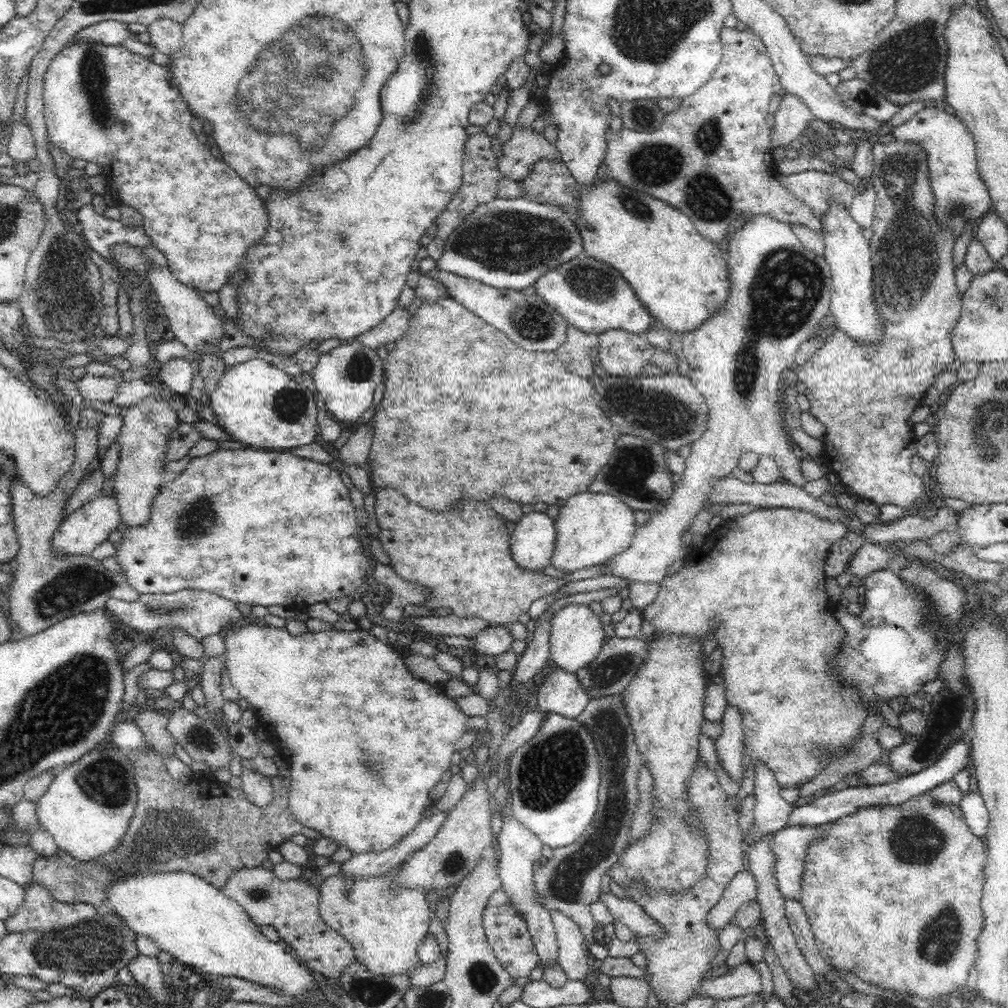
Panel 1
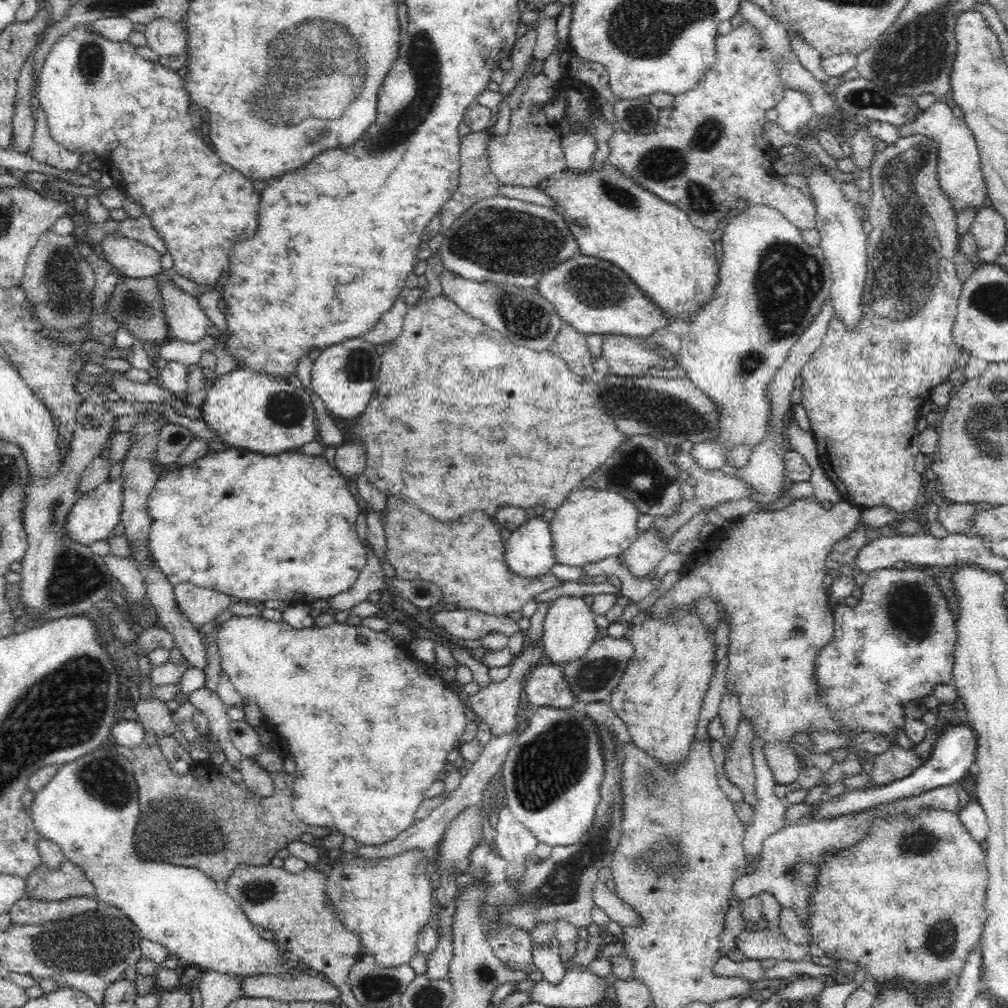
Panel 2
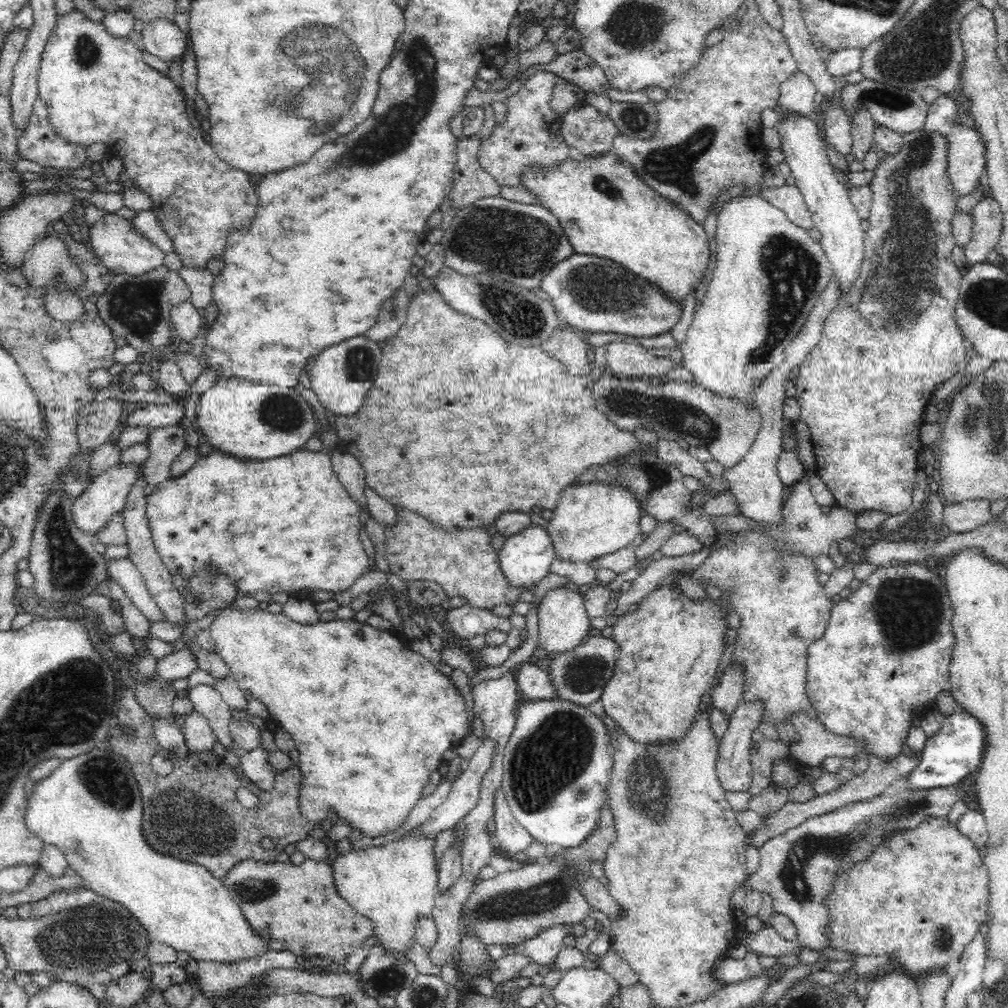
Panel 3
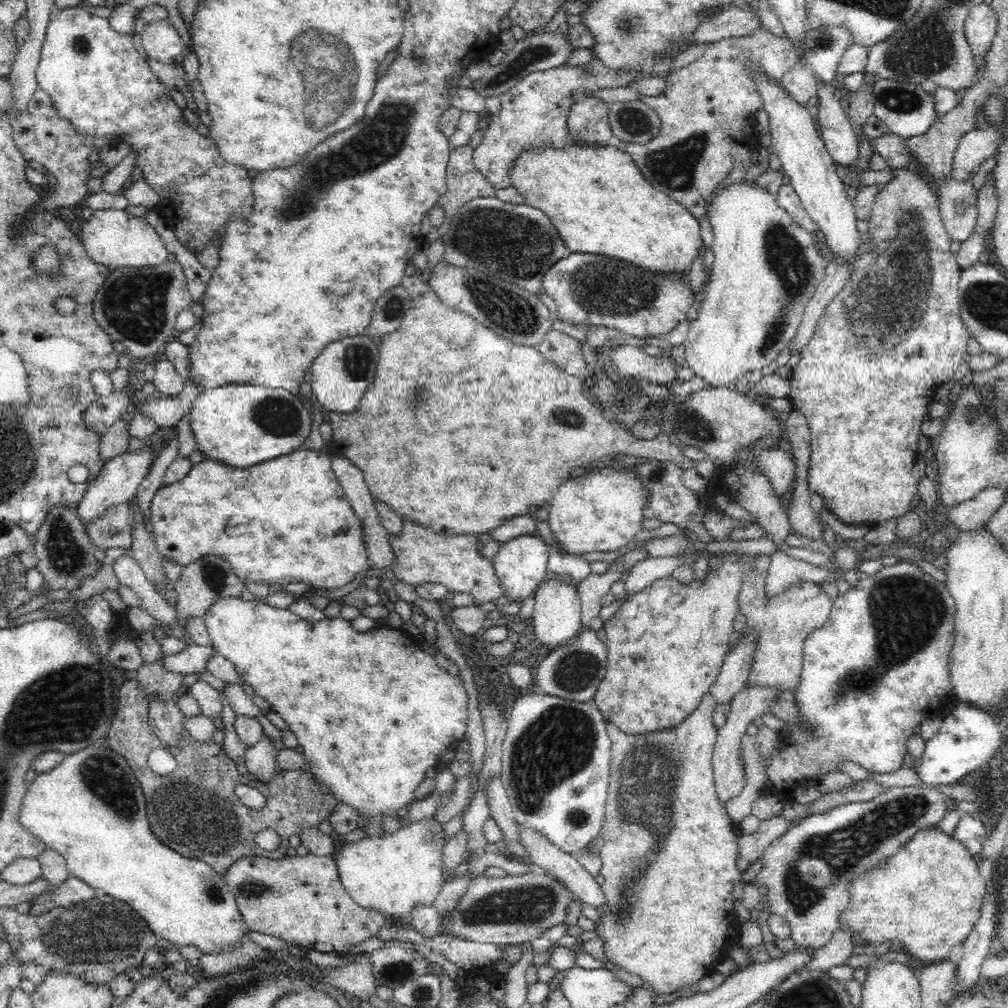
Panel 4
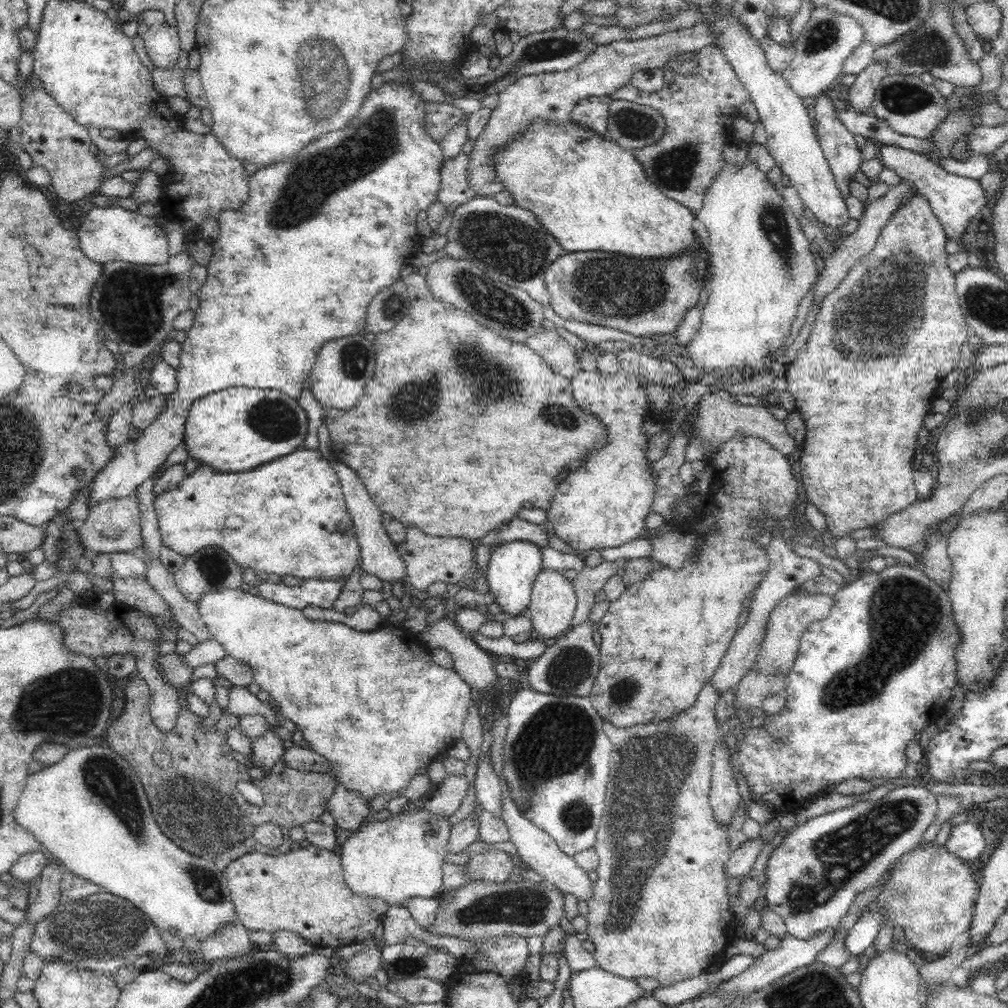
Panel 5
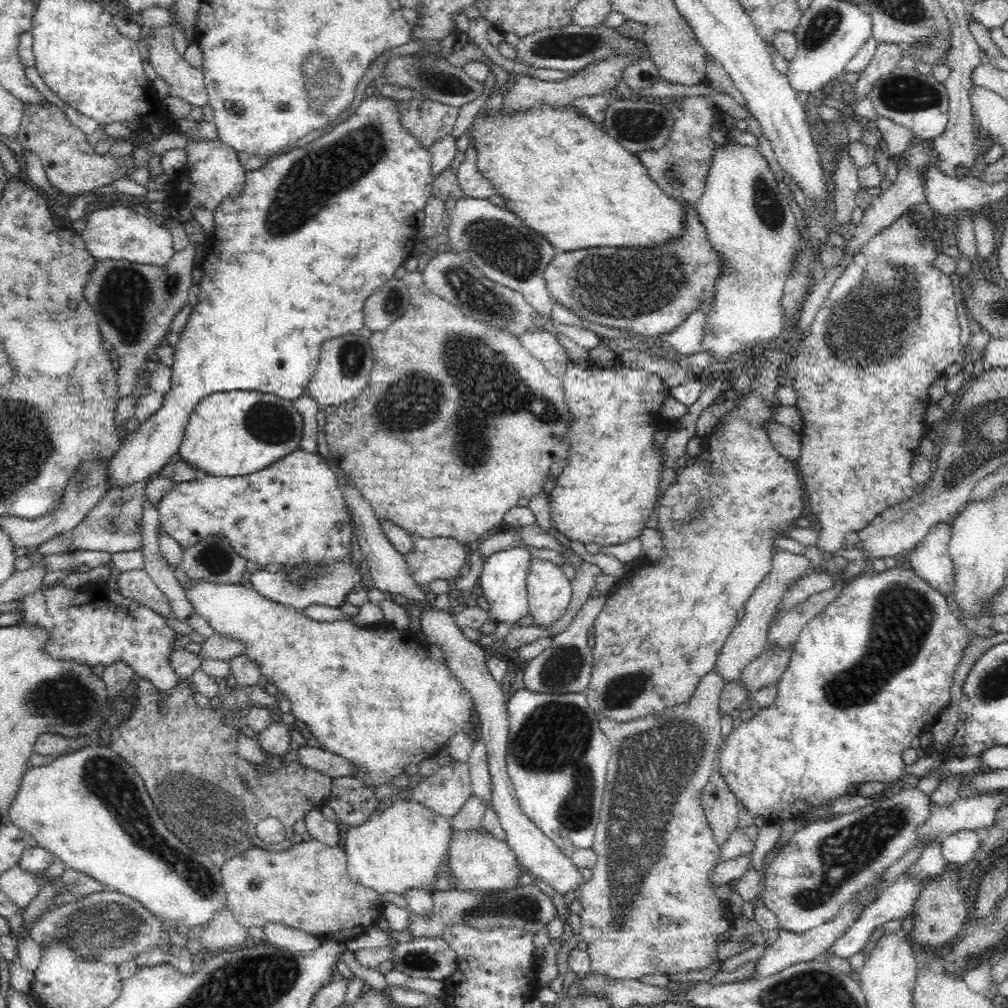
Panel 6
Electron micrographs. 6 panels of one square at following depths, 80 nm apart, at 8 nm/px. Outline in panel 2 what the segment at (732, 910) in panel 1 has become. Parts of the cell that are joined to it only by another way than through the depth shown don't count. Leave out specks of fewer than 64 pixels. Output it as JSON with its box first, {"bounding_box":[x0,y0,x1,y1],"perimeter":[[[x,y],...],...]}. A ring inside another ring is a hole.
{"bounding_box":[726,784,960,930],"perimeter":[[[955,784],[943,786],[934,790],[924,791],[921,795],[902,798],[896,802],[886,802],[883,805],[864,809],[858,813],[840,815],[830,819],[810,819],[803,817],[797,824],[788,824],[776,834],[771,834],[764,840],[761,850],[761,861],[758,868],[749,875],[740,876],[734,880],[732,892],[728,898],[726,912],[731,908],[731,900],[742,902],[752,895],[762,892],[773,894],[779,906],[793,908],[798,918],[806,923],[810,930],[810,919],[807,918],[806,904],[810,902],[810,892],[814,889],[814,876],[821,865],[822,854],[836,854],[838,850],[850,849],[858,840],[866,837],[872,820],[877,817],[886,817],[890,814],[907,813],[907,816],[918,814],[922,806],[930,809],[958,810],[960,799]]]}

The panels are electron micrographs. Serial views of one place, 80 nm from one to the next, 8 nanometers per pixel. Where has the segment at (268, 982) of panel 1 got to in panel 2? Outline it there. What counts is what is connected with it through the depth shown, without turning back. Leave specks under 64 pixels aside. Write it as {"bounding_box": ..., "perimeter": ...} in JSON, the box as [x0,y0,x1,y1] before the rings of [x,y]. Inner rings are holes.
{"bounding_box":[28,748,305,978],"perimeter":[[[102,748],[83,754],[74,762],[62,764],[50,782],[34,795],[29,808],[28,814],[39,836],[55,842],[67,860],[80,866],[95,887],[98,898],[120,910],[134,924],[141,938],[159,943],[169,953],[177,955],[180,964],[193,966],[199,972],[212,970],[242,978],[270,978],[270,974],[277,974],[278,978],[298,978],[305,969],[301,965],[290,965],[274,941],[260,937],[261,929],[250,923],[237,900],[221,885],[206,877],[204,871],[164,861],[150,861],[136,854],[133,839],[139,804],[132,772],[133,764],[127,758],[114,750]]]}

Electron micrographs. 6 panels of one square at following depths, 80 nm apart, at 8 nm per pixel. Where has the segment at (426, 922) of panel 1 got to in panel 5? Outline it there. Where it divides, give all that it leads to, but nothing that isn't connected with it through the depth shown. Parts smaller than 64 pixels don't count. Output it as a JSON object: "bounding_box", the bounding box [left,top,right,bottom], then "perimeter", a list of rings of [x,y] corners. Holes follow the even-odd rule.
{"bounding_box":[341,812,451,907],"perimeter":[[[418,812],[412,816],[400,816],[398,820],[368,824],[341,845],[342,872],[346,885],[355,895],[381,898],[394,907],[406,907],[408,900],[414,897],[437,899],[442,888],[442,864],[448,853],[448,840],[451,832],[447,817],[431,812]]]}

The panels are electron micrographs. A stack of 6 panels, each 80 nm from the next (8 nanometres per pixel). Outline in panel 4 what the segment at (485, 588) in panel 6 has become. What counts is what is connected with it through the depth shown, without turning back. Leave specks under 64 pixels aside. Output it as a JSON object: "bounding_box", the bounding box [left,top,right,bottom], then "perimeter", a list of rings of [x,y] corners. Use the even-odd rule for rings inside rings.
{"bounding_box":[493,534,552,602],"perimeter":[[[522,534],[504,542],[493,557],[496,577],[502,585],[503,594],[512,602],[522,602],[534,593],[547,574],[548,558],[552,547],[539,534]]]}

